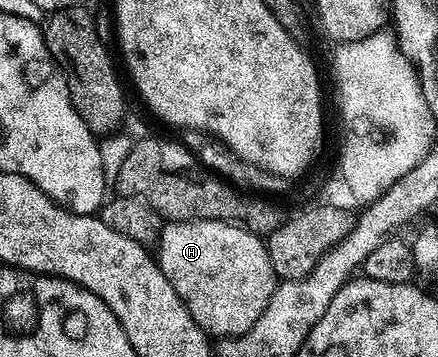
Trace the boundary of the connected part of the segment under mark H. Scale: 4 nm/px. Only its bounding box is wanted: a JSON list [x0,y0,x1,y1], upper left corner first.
[159,219,278,337]

